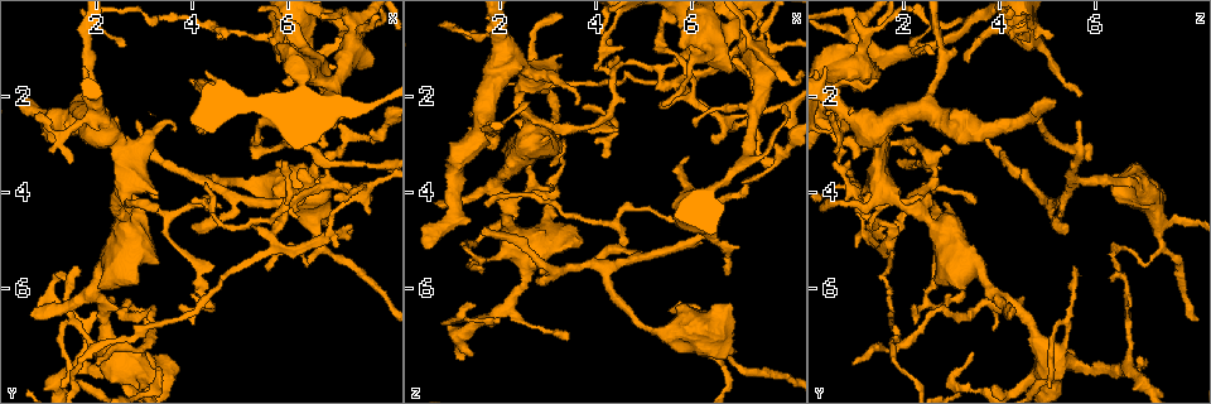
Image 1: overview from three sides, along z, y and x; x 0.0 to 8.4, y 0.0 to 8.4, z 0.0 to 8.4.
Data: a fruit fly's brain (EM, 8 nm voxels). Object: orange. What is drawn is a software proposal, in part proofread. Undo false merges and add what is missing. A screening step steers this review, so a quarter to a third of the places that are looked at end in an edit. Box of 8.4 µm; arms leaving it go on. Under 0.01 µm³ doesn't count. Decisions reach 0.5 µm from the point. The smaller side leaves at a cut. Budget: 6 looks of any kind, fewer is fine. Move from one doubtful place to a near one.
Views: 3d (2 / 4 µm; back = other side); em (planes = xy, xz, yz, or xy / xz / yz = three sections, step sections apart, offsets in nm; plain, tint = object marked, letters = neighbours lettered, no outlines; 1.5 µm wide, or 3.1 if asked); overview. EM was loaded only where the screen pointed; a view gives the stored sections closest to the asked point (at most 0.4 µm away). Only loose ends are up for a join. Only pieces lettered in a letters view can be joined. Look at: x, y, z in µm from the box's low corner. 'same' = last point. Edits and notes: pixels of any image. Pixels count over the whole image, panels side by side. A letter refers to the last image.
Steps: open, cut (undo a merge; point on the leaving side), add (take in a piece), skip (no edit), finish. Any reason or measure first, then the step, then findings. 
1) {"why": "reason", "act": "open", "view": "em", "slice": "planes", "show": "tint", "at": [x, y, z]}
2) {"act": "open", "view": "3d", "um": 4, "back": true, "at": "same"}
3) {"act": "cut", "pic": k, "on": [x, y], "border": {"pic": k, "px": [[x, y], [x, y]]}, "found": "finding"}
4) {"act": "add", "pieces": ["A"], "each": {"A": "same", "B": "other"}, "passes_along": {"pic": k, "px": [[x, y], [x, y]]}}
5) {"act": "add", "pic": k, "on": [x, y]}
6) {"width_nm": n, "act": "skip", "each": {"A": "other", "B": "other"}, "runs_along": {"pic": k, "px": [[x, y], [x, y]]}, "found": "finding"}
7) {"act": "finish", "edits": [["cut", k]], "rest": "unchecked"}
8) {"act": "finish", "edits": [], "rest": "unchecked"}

{"why": "free end", "act": "open", "view": "3d", "um": 4, "back": true, "at": [1.65, 2.55, 4.80]}

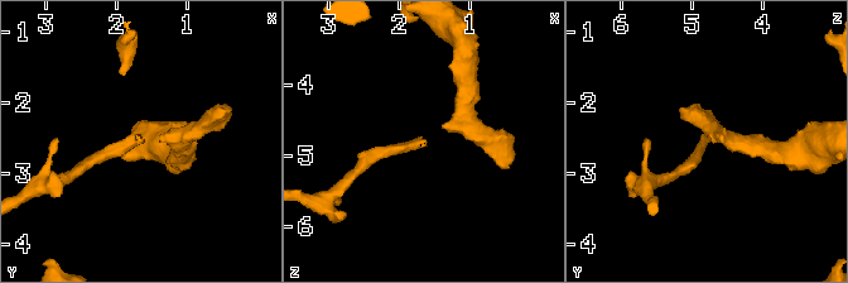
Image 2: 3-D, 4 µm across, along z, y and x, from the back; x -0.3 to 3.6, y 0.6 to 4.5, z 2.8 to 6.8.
{"why": "shape alone is not enough", "act": "open", "view": "em", "slice": "planes", "show": "letters", "at": [1.60, 2.50, 4.85]}

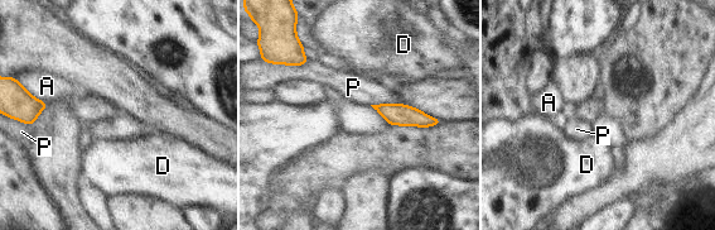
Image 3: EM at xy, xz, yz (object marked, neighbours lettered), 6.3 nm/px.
{"act": "skip", "each": {"A": "other", "D": "other", "P": "other"}, "border": {"pic": 3, "px": [[401, 102], [371, 105]]}, "found": "none of them fits"}

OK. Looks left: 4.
{"why": "thin end", "act": "open", "view": "em", "slice": "xy", "step": 8, "show": "tint", "at": [5.60, 5.65, 6.45]}

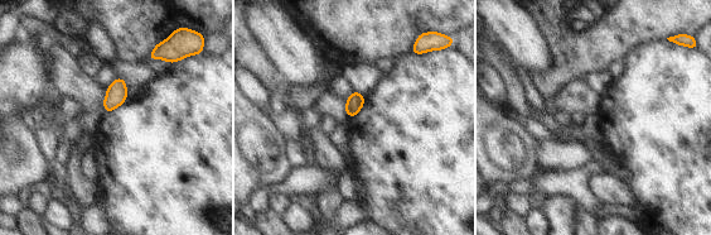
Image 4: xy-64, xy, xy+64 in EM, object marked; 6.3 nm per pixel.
{"why": "another direction", "act": "open", "view": "em", "slice": "planes", "show": "letters", "at": "same"}

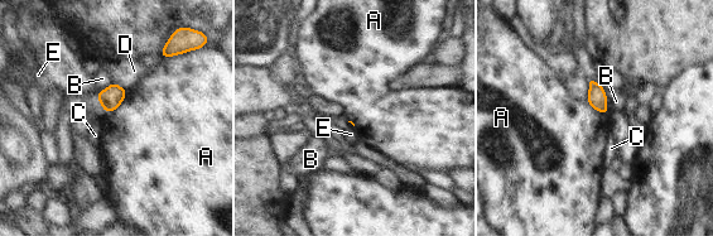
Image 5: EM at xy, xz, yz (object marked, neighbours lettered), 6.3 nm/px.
{"longest_contact_nm": ["A", 200], "act": "skip", "each": {"A": "other", "B": "other", "C": "other", "D": "other", "E": "other"}, "border": {"pic": 5, "px": [[128, 91], [114, 110], [105, 112]]}, "found": "no lettered piece goes on from it"}

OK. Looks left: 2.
{"why": "tapers out", "act": "open", "view": "3d", "um": 4, "back": true, "at": [5.95, 1.25, 3.20]}

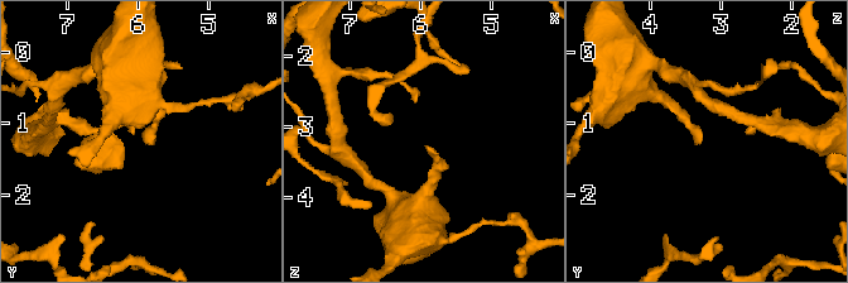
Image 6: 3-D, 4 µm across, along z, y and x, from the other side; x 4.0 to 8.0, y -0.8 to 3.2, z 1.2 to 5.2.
{"why": "need the tissue", "act": "open", "view": "em", "slice": "planes", "show": "letters", "at": [5.90, 1.25, 3.25]}

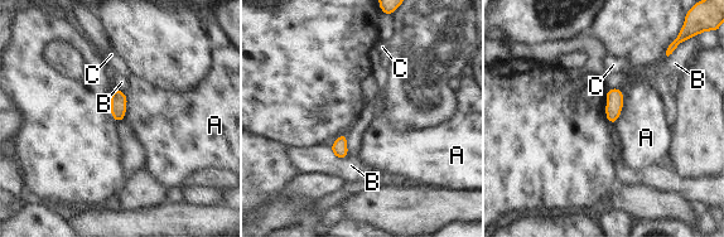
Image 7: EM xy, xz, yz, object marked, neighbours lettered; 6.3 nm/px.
{"act": "skip", "each": {"A": "other", "B": "other", "C": "other"}, "found": "no lettered piece goes on from it"}

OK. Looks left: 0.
{"act": "finish", "edits": [], "rest": "unchecked"}

